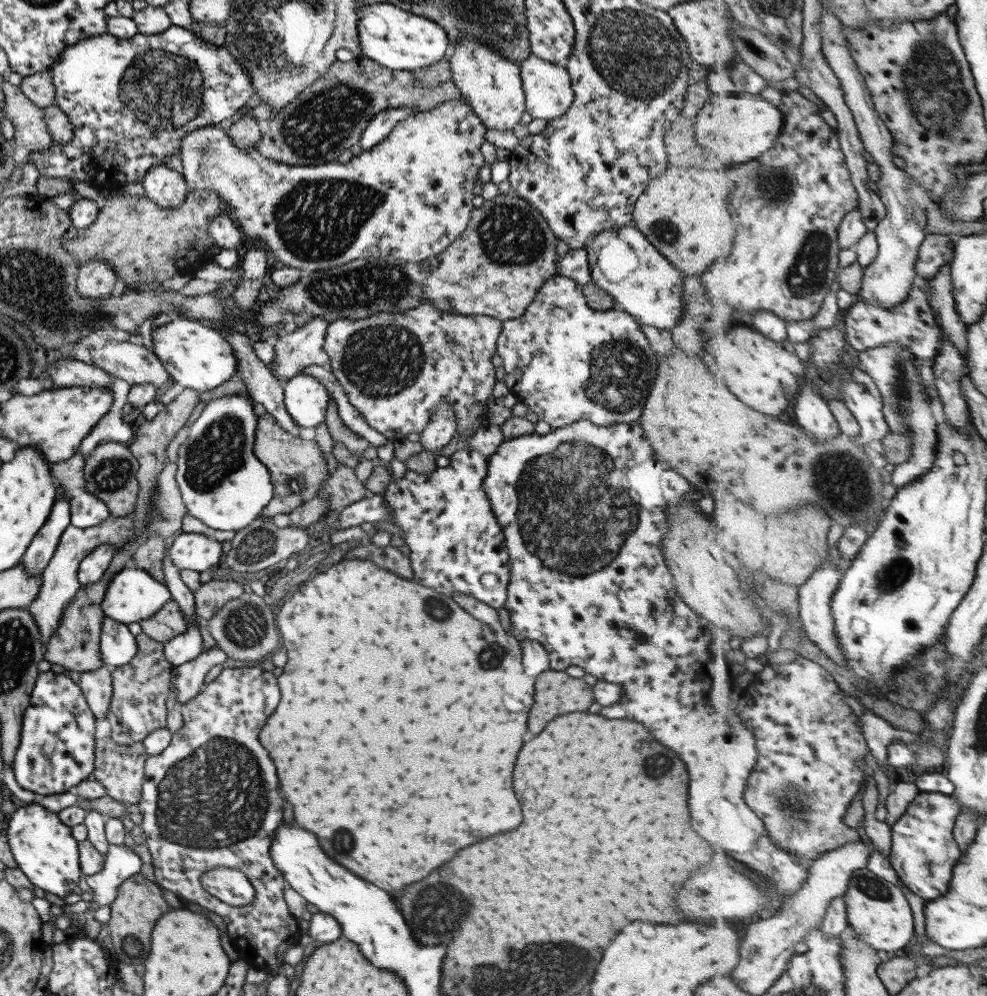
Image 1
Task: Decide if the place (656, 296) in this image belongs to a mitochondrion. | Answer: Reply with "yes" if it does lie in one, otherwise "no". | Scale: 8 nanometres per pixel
no

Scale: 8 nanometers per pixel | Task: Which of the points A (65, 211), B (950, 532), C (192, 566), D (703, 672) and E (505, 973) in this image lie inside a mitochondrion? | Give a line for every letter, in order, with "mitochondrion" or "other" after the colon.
A: other
B: other
C: other
D: other
E: mitochondrion

